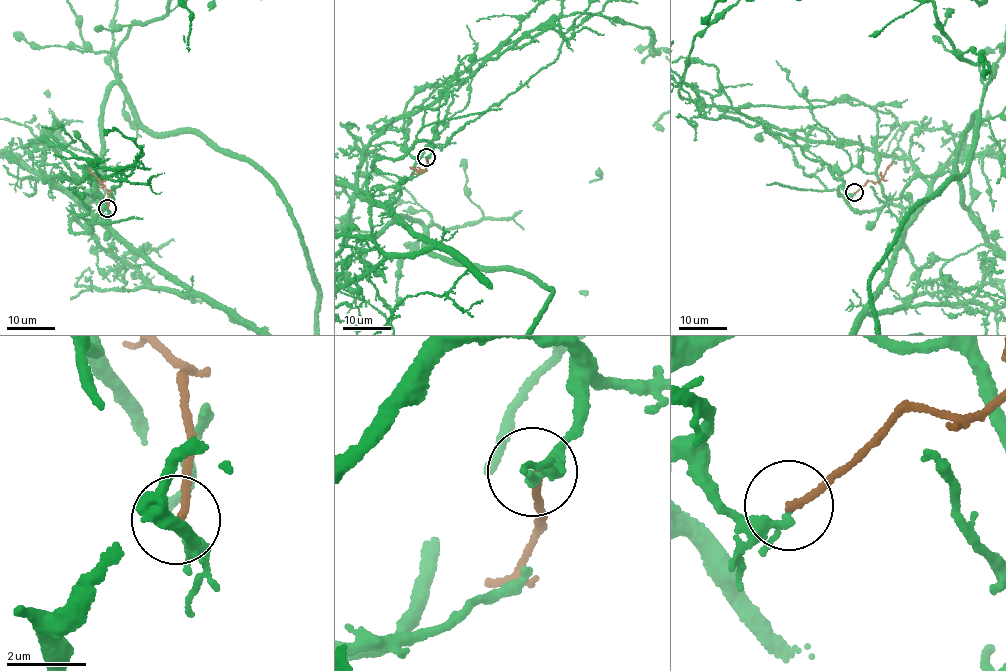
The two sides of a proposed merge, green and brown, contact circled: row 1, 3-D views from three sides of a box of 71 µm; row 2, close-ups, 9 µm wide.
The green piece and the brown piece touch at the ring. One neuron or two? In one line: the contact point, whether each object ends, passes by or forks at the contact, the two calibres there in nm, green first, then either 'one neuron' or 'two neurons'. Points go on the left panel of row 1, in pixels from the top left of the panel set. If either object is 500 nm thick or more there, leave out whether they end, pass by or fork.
(107, 208) | green passes by | brown ends | 170/170 nm | two neurons

